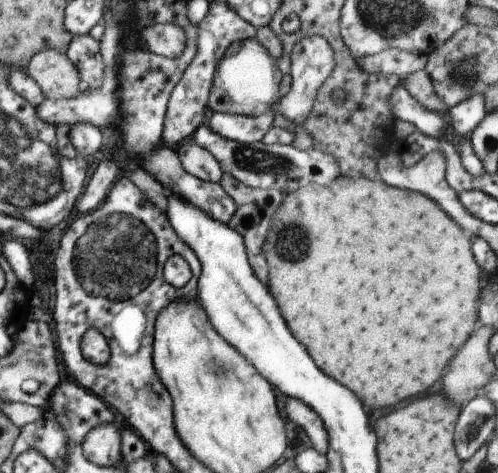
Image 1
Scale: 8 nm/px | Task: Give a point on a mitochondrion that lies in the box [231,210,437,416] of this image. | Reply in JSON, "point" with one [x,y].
{"point":[292,244]}

